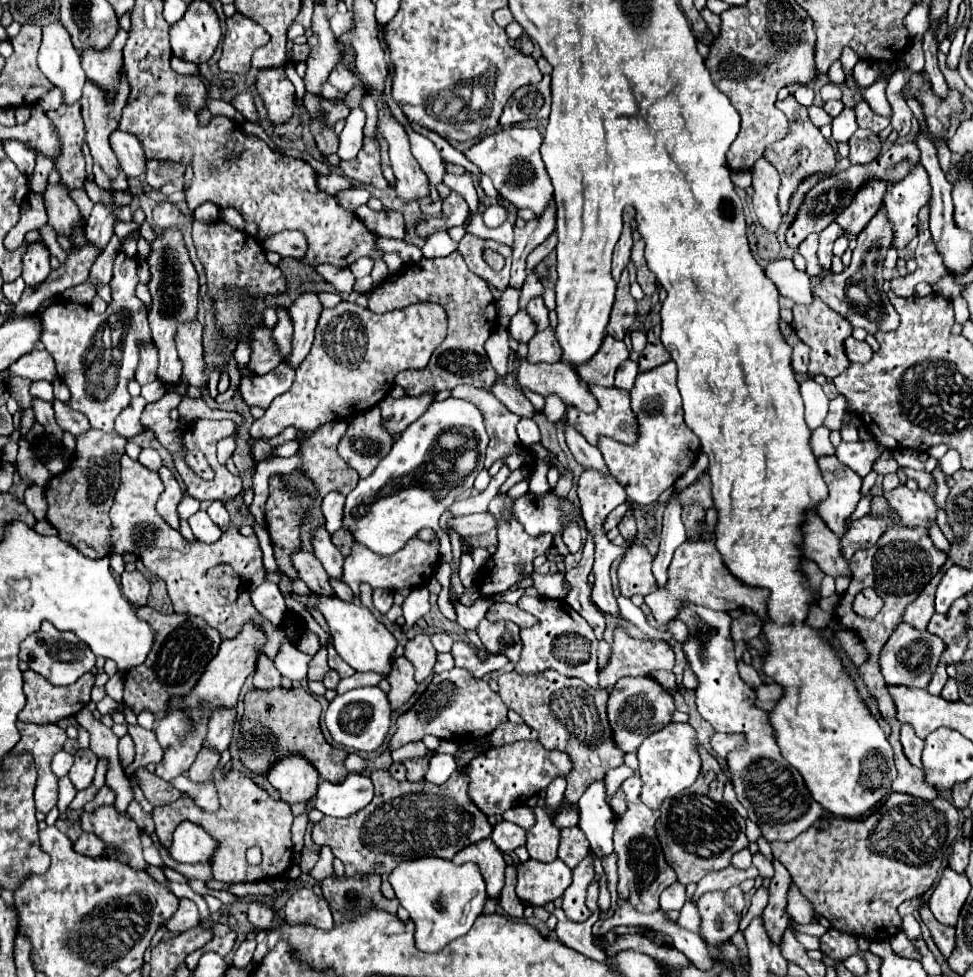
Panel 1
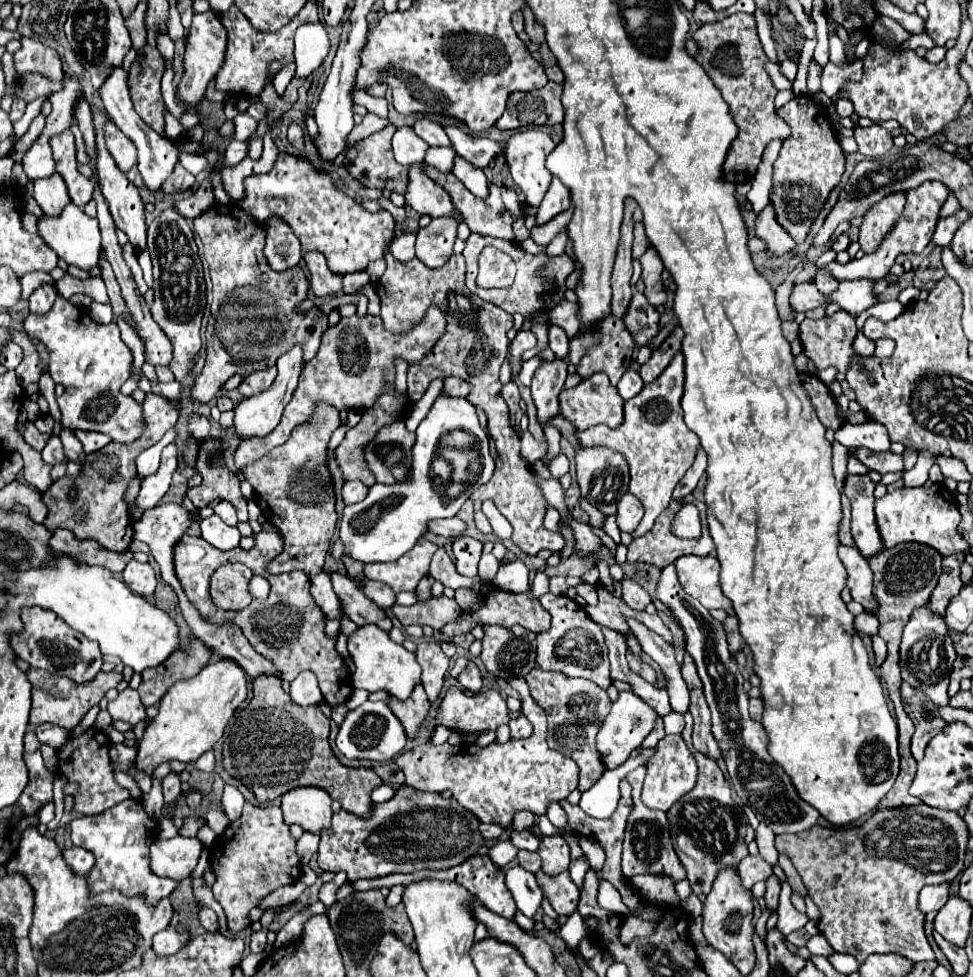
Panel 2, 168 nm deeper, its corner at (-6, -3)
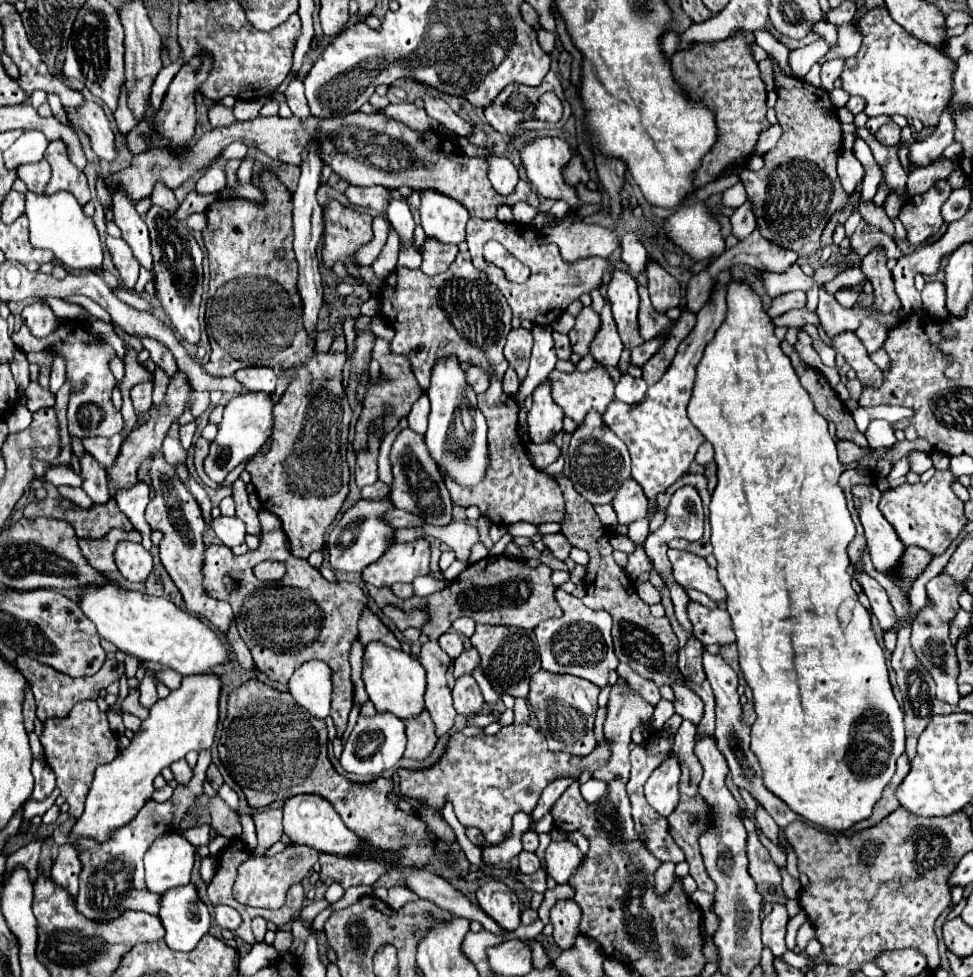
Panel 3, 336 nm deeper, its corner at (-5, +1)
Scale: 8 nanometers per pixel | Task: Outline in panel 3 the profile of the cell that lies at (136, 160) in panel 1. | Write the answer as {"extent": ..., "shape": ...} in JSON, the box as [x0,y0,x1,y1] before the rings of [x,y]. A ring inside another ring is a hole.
{"extent":[67,101,117,161],"shape":[[[85,101],[81,109],[69,109],[67,117],[75,127],[79,125],[89,135],[91,147],[99,159],[113,161],[117,157],[115,133],[111,131],[101,105],[97,105],[95,101]]]}

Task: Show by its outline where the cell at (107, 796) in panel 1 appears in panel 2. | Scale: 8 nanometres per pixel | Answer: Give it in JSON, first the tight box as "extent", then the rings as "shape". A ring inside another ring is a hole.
{"extent":[58,727,130,815],"shape":[[[94,727],[80,735],[70,733],[70,739],[58,749],[58,773],[70,783],[78,783],[78,791],[74,793],[74,811],[78,815],[98,815],[130,797],[128,789],[120,787],[114,779],[108,737]]]}

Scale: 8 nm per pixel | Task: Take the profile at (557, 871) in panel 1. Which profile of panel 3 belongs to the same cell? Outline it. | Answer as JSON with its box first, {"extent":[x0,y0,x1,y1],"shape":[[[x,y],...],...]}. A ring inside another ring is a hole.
{"extent":[551,899,581,949],"shape":[[[559,899],[551,909],[551,925],[553,925],[553,939],[561,949],[569,949],[579,935],[579,921],[581,911],[573,899]]]}

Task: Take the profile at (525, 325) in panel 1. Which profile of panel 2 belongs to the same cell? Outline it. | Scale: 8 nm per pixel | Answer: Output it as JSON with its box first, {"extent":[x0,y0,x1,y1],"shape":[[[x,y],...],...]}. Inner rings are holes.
{"extent":[510,331,536,379],"shape":[[[522,331],[514,337],[514,341],[510,343],[510,373],[512,373],[512,379],[518,375],[520,371],[520,365],[522,365],[522,353],[532,349],[536,345],[536,337],[530,333],[530,331]]]}

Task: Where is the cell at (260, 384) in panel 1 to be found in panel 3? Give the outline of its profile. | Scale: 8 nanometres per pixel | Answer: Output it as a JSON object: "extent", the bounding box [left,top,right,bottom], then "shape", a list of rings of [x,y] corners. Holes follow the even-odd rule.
{"extent":[235,367,277,393],"shape":[[[245,367],[235,373],[235,379],[243,383],[249,391],[267,391],[273,393],[277,385],[277,375],[269,367]]]}

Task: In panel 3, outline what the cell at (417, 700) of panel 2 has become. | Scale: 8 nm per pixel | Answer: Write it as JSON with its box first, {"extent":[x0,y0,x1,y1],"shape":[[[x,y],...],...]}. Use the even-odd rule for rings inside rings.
{"extent":[403,711,437,759],"shape":[[[421,711],[415,719],[403,719],[407,729],[407,751],[405,757],[411,759],[425,759],[437,741],[435,725],[431,723],[429,711]]]}

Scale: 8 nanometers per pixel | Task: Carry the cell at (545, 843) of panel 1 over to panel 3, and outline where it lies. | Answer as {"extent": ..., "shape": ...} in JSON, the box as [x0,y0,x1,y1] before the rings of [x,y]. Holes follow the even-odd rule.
{"extent":[545,839,583,883],"shape":[[[569,839],[551,841],[551,845],[545,851],[545,861],[547,861],[547,875],[553,877],[555,883],[567,883],[575,867],[583,861],[583,853]]]}

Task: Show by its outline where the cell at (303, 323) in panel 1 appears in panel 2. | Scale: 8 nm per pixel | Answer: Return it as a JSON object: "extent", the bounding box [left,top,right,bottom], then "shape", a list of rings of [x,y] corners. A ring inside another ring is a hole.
{"extent":[234,345,304,441],"shape":[[[300,345],[292,347],[292,351],[288,351],[288,355],[282,355],[278,359],[276,367],[278,367],[278,377],[276,377],[276,381],[272,383],[272,387],[268,391],[262,391],[258,395],[246,397],[234,407],[234,433],[242,441],[252,439],[252,437],[266,437],[280,423],[282,411],[288,405],[288,401],[292,399],[292,393],[294,393],[294,389],[298,385],[298,379],[300,379],[300,371],[304,367],[302,365],[302,349],[300,349]]]}

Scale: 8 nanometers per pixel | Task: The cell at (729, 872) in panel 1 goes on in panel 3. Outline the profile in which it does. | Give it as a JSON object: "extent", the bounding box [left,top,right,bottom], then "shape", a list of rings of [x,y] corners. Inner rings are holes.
{"extent":[747,833,781,885],"shape":[[[755,833],[749,835],[747,839],[747,859],[749,859],[749,875],[753,881],[759,883],[769,883],[769,885],[781,885],[781,875],[777,865],[769,859],[767,849],[761,845]]]}

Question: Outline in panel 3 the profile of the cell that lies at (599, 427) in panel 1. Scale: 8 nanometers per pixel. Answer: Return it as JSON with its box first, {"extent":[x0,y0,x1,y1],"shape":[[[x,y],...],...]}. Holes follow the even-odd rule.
{"extent":[549,367,615,425],"shape":[[[597,367],[587,373],[553,371],[549,379],[553,381],[553,387],[551,387],[553,401],[577,425],[583,423],[583,419],[591,409],[603,415],[609,403],[615,401],[615,395],[613,395],[615,383],[605,369]]]}

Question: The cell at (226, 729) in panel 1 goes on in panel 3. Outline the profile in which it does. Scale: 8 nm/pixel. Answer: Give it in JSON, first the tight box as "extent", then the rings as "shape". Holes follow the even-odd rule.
{"extent":[77,749,211,919],"shape":[[[205,749],[199,755],[197,767],[193,769],[193,779],[187,787],[179,785],[167,803],[147,801],[141,811],[131,819],[131,823],[115,829],[107,841],[97,841],[91,837],[79,837],[77,839],[77,853],[79,861],[83,865],[83,871],[79,875],[79,895],[77,895],[77,909],[89,917],[89,919],[115,919],[123,913],[123,909],[141,909],[147,913],[159,913],[159,895],[147,891],[145,879],[143,879],[143,855],[149,849],[149,845],[161,837],[163,833],[175,831],[181,823],[181,819],[189,813],[193,807],[193,801],[197,795],[203,793],[203,781],[205,771],[211,765],[211,751]]]}

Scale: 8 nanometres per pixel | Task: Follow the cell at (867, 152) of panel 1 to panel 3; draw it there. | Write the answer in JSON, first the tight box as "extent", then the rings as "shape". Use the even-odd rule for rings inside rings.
{"extent":[875,123,899,145],"shape":[[[889,123],[889,125],[883,125],[877,133],[875,133],[875,139],[881,143],[881,145],[897,145],[899,143],[899,127],[895,123]]]}

